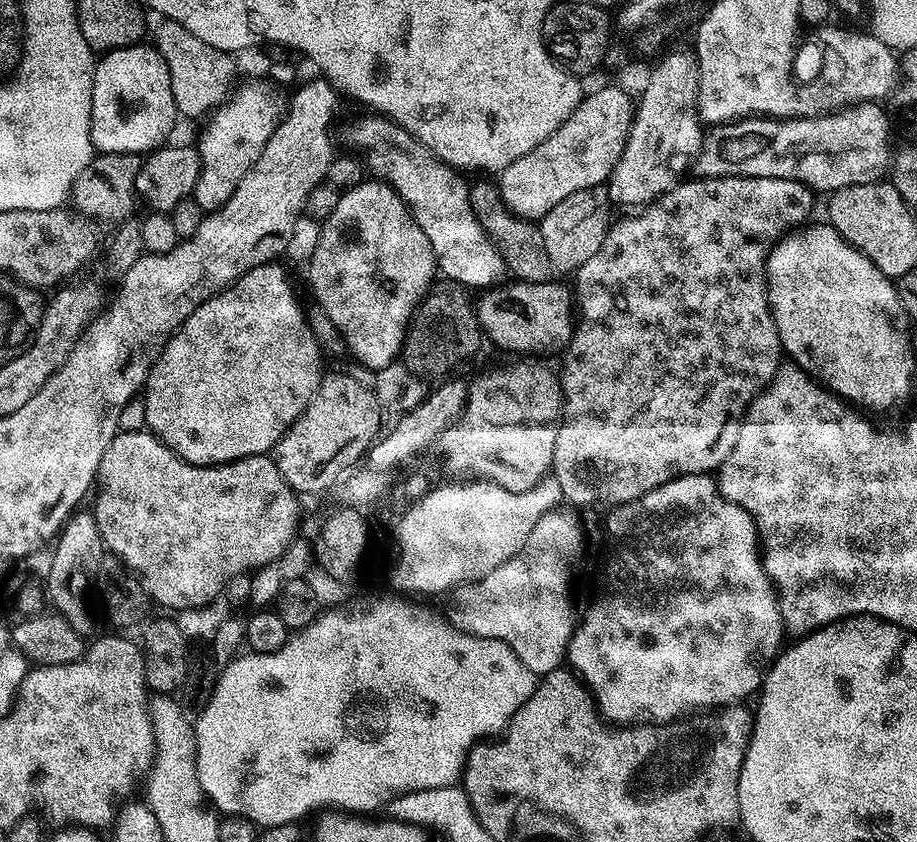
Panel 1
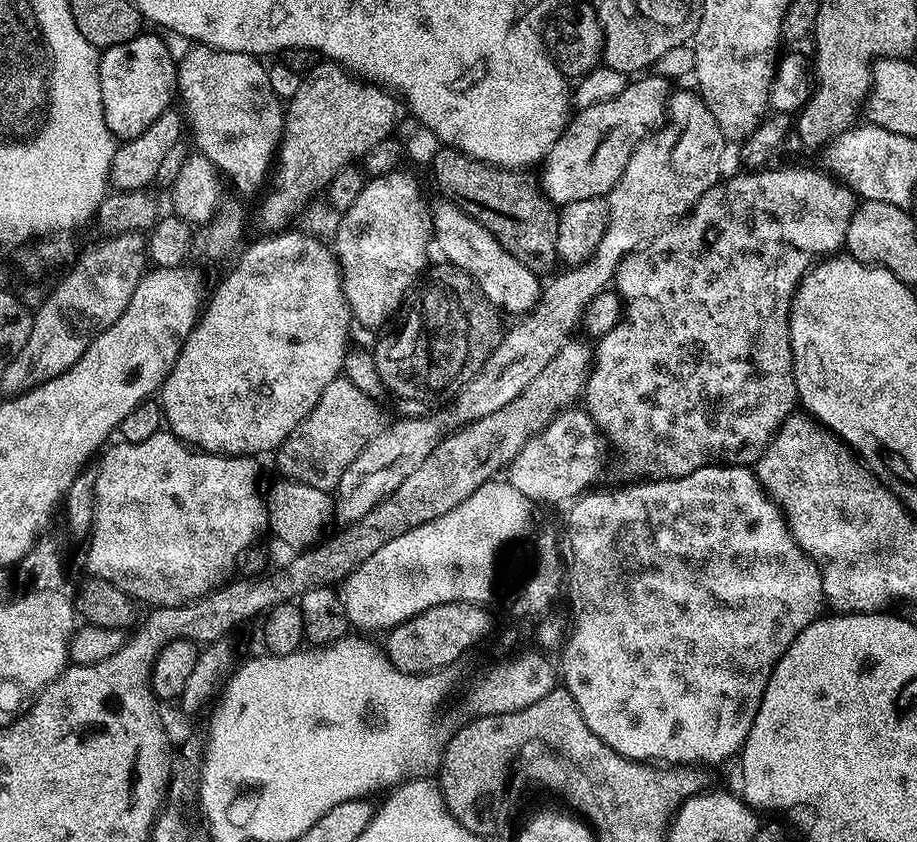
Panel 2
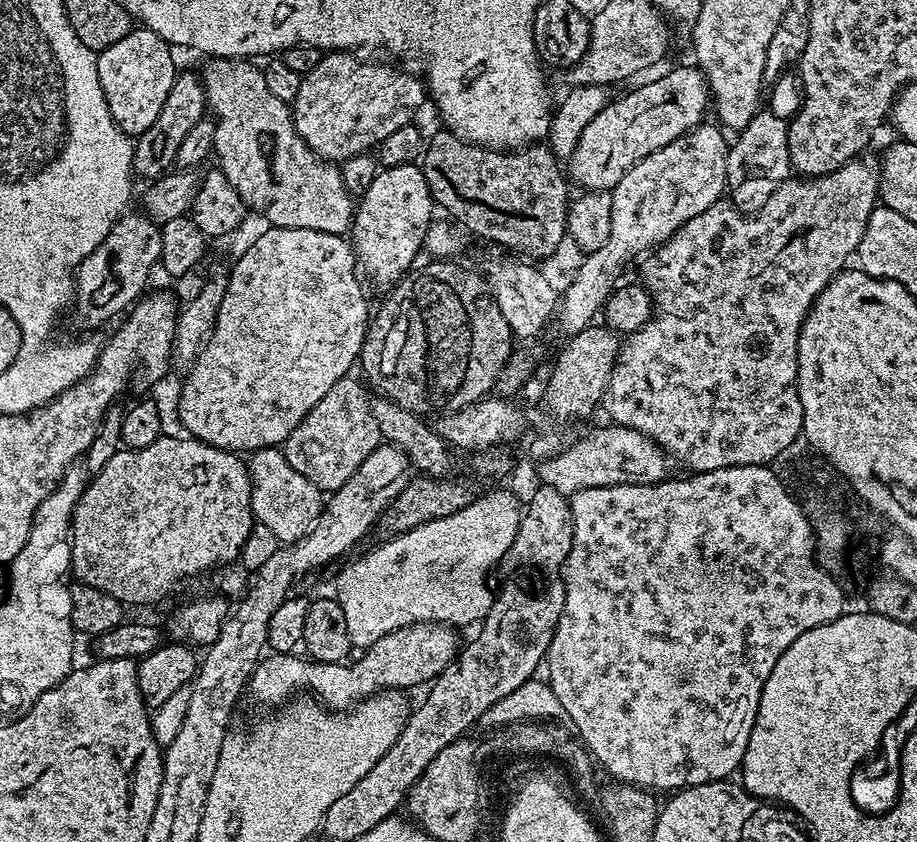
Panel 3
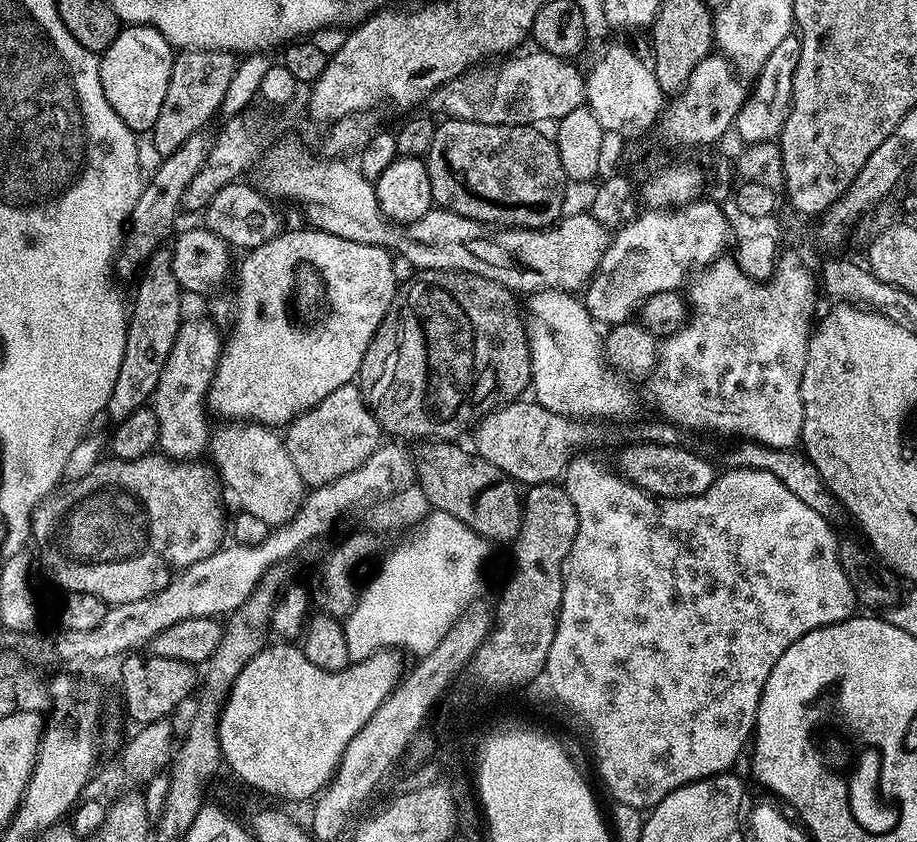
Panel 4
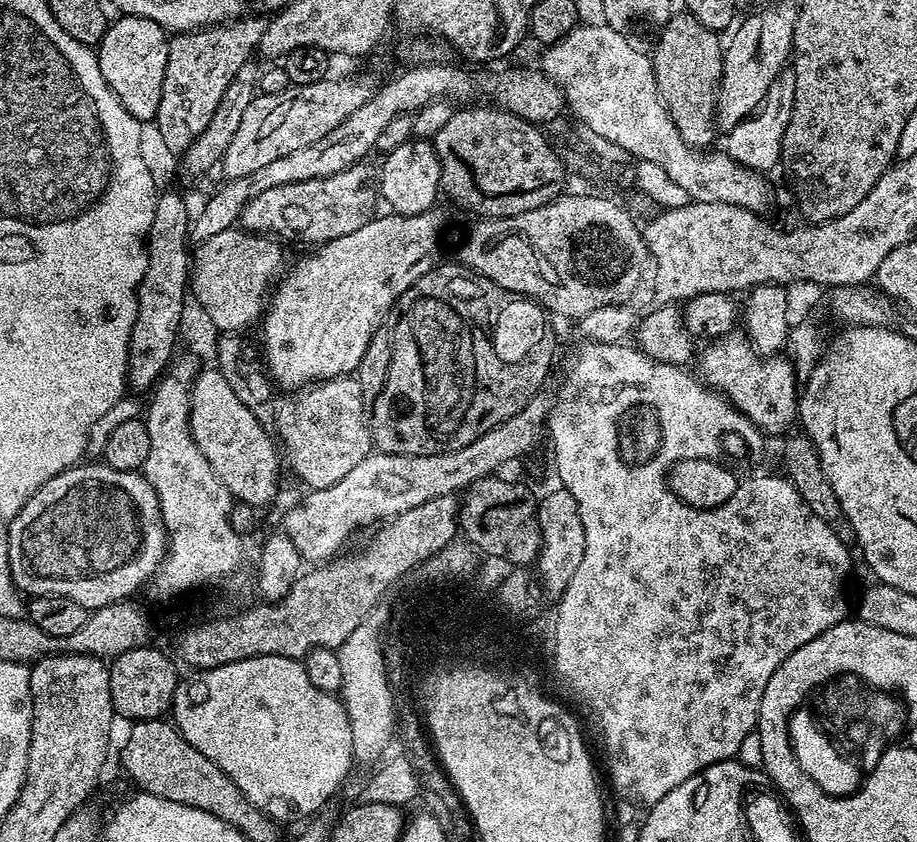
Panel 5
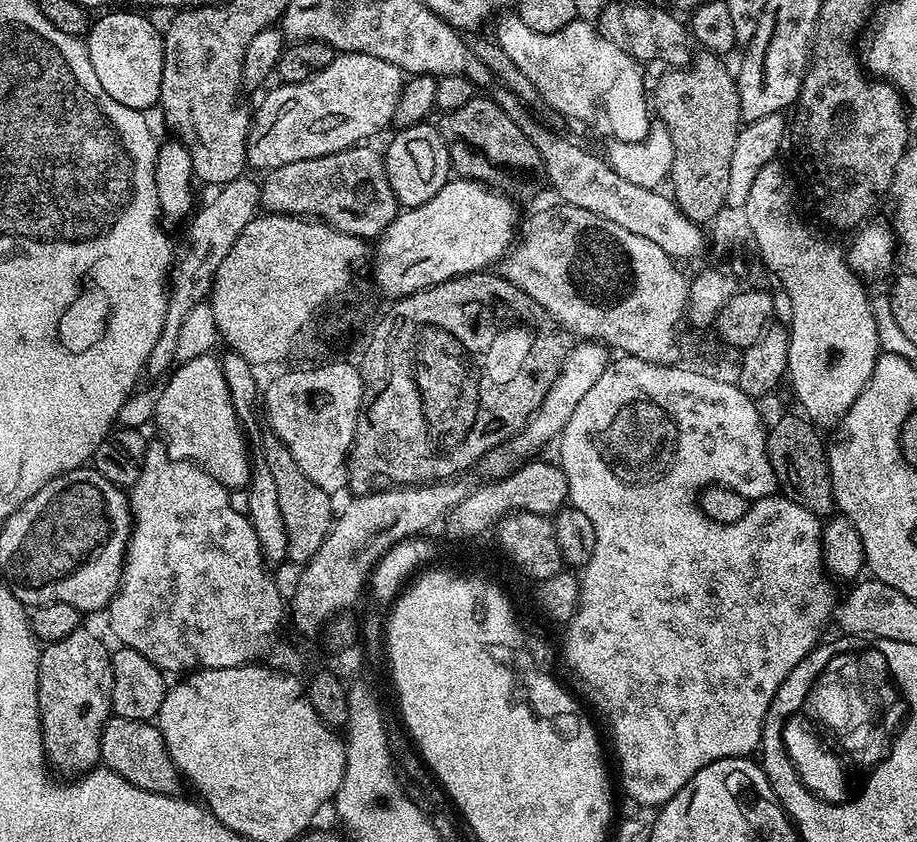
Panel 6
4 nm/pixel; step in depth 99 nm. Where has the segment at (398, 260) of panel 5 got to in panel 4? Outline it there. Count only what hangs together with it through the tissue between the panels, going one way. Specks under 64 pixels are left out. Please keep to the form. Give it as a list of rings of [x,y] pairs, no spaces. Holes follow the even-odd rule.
[[[304,226],[301,232],[281,231],[280,235],[275,236],[273,240],[251,249],[245,256],[248,257],[240,264],[240,289],[234,292],[239,309],[238,322],[223,345],[220,361],[216,367],[216,377],[212,380],[206,404],[211,411],[213,408],[220,418],[247,420],[269,426],[280,426],[276,424],[284,426],[293,418],[301,416],[303,412],[313,408],[318,402],[322,402],[322,398],[326,398],[343,384],[351,384],[359,377],[362,358],[366,354],[382,318],[388,313],[388,307],[398,296],[396,268],[392,265],[394,256],[387,248],[379,248],[373,244],[363,244],[362,242],[346,242],[346,238],[326,234],[311,226]]]

